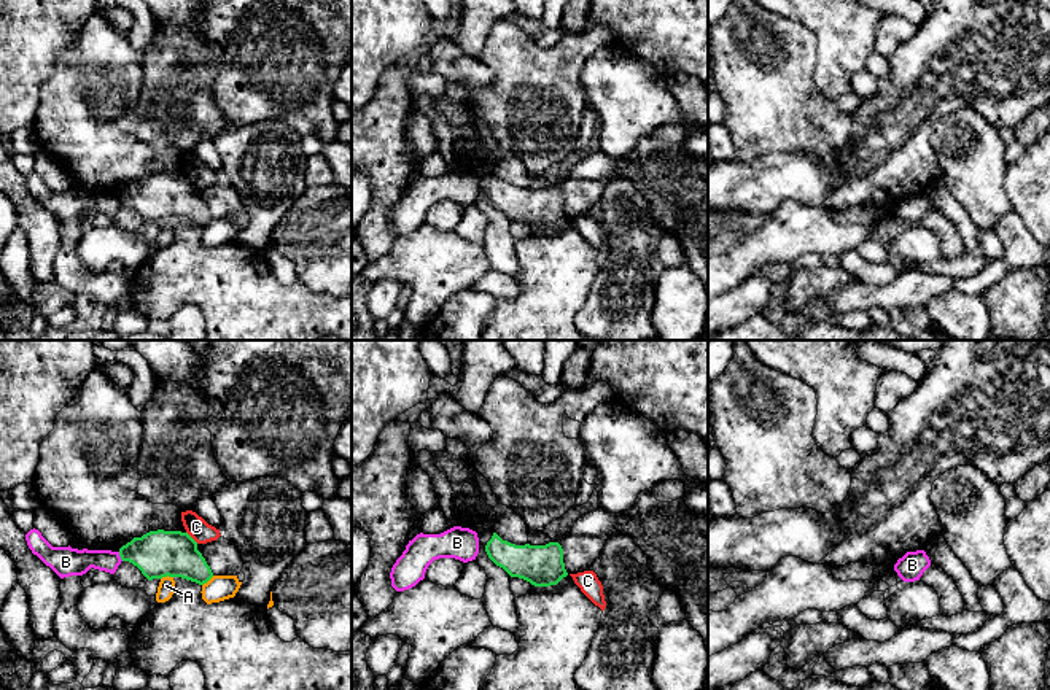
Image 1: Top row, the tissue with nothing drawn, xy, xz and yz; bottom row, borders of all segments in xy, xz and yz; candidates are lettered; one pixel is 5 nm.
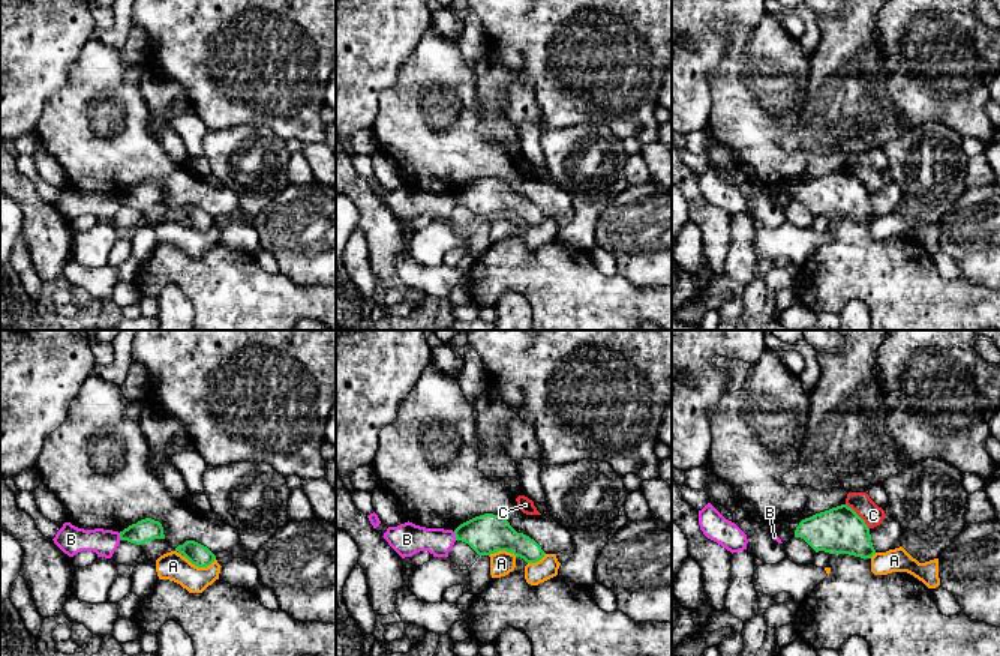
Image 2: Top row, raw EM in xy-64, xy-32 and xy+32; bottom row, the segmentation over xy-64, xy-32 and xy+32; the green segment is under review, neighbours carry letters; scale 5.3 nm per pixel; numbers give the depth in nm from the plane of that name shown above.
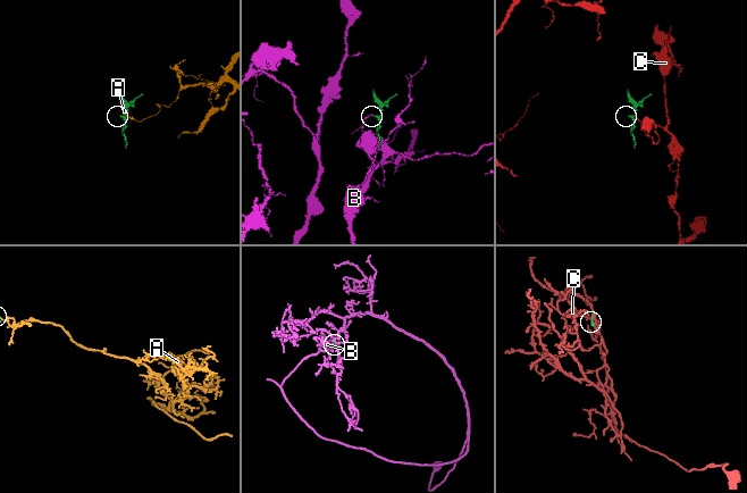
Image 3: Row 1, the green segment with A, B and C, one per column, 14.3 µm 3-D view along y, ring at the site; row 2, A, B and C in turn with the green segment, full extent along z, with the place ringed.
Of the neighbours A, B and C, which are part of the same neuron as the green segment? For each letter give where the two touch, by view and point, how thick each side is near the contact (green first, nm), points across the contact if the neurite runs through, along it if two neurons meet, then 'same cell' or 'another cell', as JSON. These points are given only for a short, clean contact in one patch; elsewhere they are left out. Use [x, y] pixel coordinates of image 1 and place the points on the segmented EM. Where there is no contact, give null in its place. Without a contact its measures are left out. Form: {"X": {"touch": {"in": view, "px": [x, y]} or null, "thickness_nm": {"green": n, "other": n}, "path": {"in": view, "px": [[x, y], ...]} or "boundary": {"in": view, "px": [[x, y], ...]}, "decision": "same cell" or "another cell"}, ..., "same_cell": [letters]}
{"A": {"touch": {"in": "xy", "px": [166, 576]}, "thickness_nm": {"green": 240, "other": 80}, "decision": "another cell"}, "B": {"touch": {"in": "xy", "px": [120, 555]}, "thickness_nm": {"green": 240, "other": 140}, "boundary": {"in": "xy", "px": [[118, 552], [123, 560]]}, "decision": "another cell"}, "C": {"touch": {"in": "xy", "px": [191, 538]}, "thickness_nm": {"green": 240, "other": 110}, "boundary": {"in": "xy", "px": [[186, 531], [198, 542]]}, "decision": "another cell"}, "same_cell": []}

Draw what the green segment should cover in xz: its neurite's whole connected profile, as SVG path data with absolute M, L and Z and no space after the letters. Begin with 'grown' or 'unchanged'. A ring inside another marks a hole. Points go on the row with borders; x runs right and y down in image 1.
unchanged; M493 533L485 552L511 577L523 579L535 587L557 585L568 576L563 563L563 549L558 542L515 545Z

